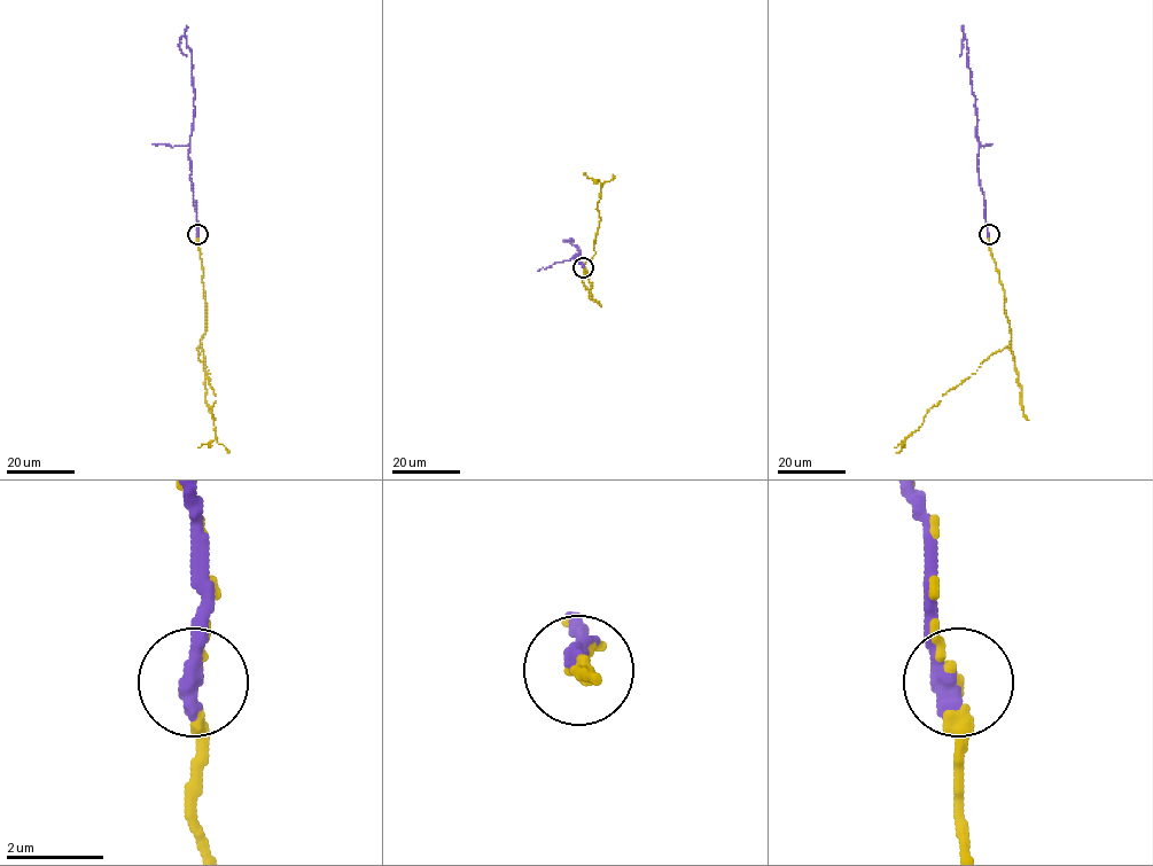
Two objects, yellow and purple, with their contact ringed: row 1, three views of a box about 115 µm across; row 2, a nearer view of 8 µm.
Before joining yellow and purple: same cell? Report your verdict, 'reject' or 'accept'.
accept

